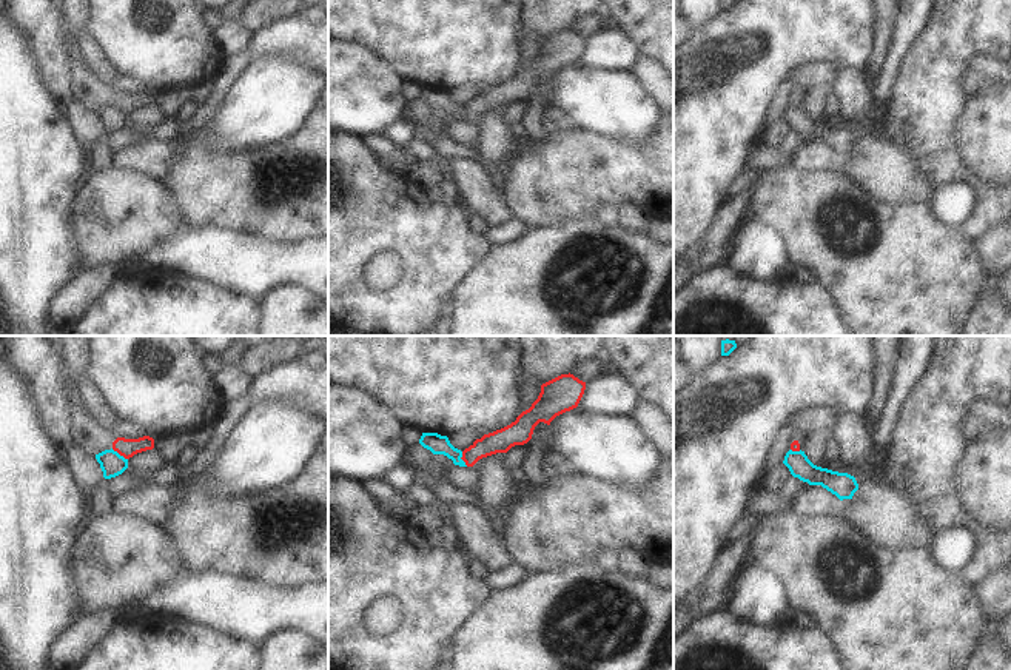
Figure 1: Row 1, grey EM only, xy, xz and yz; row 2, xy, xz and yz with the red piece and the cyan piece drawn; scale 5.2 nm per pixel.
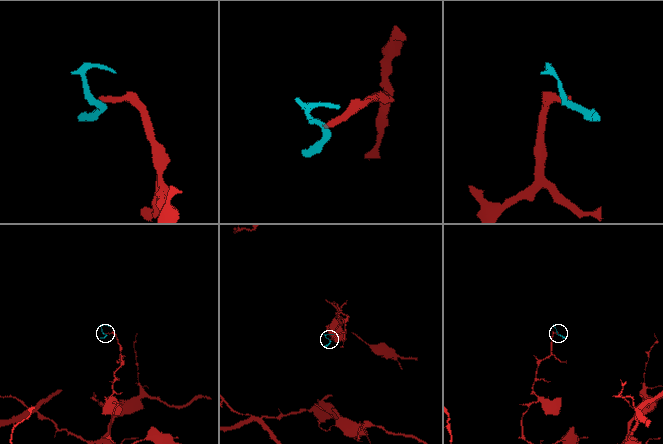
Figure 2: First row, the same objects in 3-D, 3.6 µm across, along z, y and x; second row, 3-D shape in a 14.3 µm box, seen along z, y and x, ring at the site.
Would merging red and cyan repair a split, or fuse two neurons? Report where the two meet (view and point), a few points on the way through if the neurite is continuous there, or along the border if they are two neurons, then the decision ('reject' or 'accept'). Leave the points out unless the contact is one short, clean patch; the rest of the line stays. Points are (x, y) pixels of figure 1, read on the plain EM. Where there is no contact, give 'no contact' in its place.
xy (119, 108) | along xy (111, 103), (127, 114) | reject

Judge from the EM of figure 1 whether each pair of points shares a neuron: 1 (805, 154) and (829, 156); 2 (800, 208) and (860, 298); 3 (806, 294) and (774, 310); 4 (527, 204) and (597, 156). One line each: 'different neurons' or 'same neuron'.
1: same neuron
2: same neuron
3: same neuron
4: same neuron

